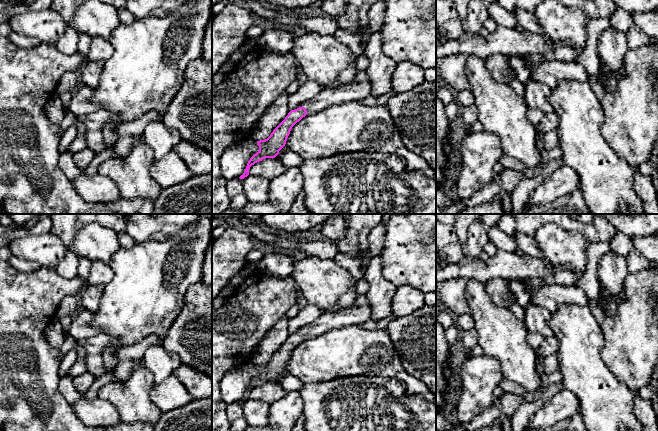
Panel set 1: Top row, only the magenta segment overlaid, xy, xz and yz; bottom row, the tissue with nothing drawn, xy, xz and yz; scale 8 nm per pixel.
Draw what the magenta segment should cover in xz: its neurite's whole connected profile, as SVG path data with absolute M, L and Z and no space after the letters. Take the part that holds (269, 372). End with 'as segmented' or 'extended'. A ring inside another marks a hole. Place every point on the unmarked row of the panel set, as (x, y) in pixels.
M357 295L354 304L349 308L319 316L303 331L291 334L267 363L257 365L259 375L250 382L244 397L239 402L247 401L250 391L255 387L266 382L275 382L285 370L292 351L307 337L316 337L335 327L359 325L371 319L372 311L366 295Z; extended

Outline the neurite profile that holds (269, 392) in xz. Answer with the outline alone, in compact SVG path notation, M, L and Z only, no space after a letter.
M266 382L252 389L249 399L271 404L288 393L281 384Z

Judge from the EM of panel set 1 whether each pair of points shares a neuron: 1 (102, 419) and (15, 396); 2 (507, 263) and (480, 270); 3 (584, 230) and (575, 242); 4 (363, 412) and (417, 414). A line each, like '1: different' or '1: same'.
1: different
2: same
3: different
4: same

